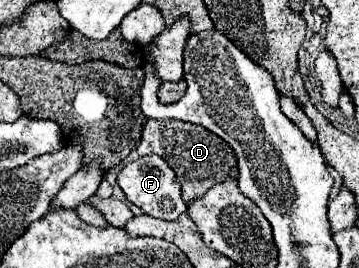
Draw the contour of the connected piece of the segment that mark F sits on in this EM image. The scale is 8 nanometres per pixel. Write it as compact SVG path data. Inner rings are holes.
M159 155L139 157L137 161L131 161L129 165L125 165L117 175L117 185L121 187L125 197L133 205L137 205L145 215L159 217L159 219L179 219L179 215L187 211L187 205L181 199L181 185L175 179L173 169Z

